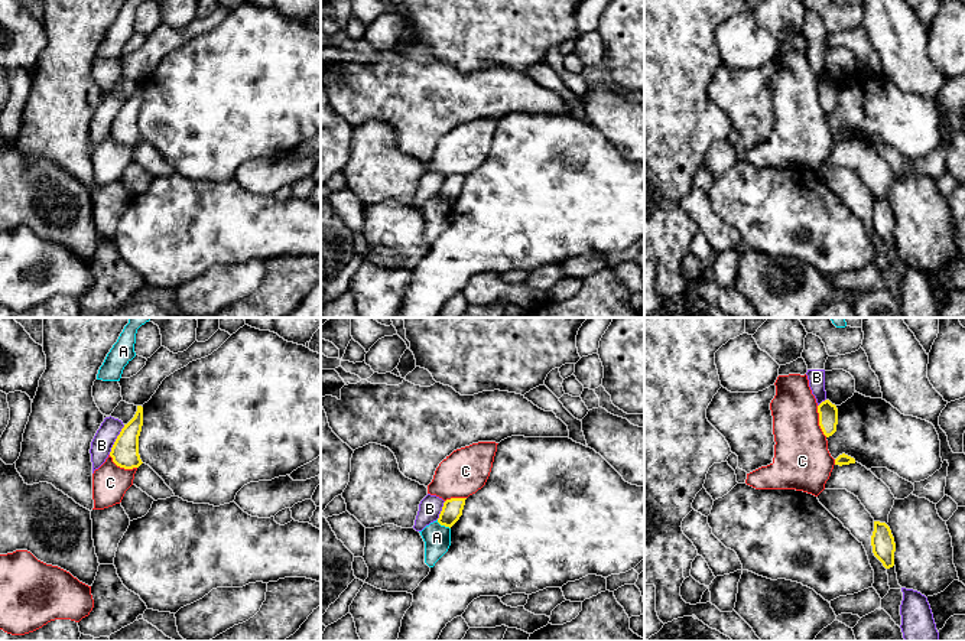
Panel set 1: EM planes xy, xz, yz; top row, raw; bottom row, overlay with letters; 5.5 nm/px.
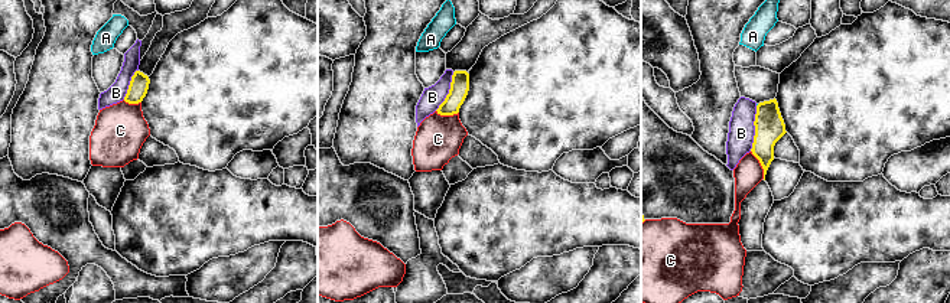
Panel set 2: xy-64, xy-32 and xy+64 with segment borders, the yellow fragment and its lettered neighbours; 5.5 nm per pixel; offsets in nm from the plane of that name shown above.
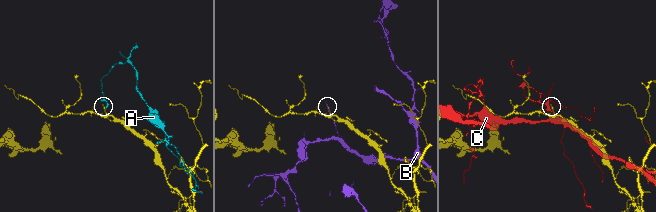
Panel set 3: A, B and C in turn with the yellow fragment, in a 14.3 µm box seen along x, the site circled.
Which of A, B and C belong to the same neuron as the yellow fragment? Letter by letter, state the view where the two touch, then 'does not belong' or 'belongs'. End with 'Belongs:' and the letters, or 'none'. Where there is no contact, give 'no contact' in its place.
A: xz | belongs
B: xy | does not belong
C: yz | does not belong
Belongs: A

